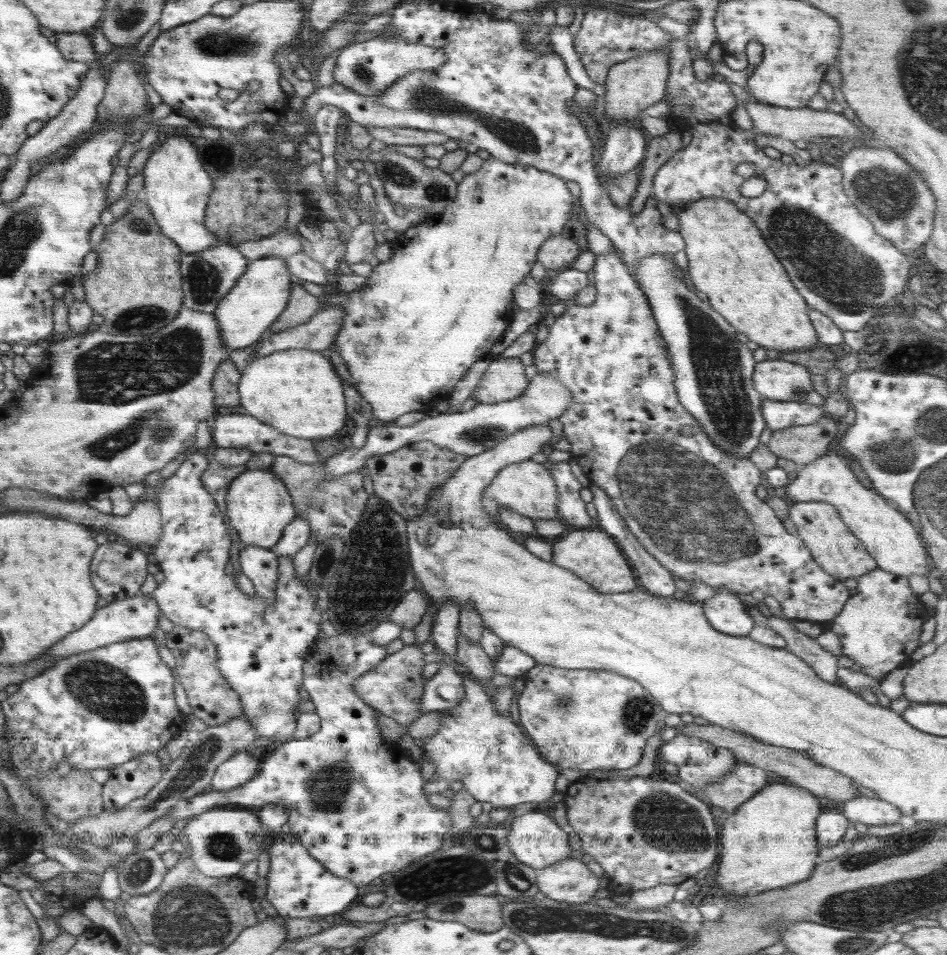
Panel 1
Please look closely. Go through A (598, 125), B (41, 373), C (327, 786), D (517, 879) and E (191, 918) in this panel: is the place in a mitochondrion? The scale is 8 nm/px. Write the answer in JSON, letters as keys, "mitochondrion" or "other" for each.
{"A":"other","B":"other","C":"mitochondrion","D":"mitochondrion","E":"mitochondrion"}

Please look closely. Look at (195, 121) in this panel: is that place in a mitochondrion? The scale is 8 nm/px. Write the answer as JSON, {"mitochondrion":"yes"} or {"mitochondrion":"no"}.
{"mitochondrion":"no"}

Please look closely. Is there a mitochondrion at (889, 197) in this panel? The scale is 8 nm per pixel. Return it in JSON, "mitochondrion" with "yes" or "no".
{"mitochondrion":"yes"}

